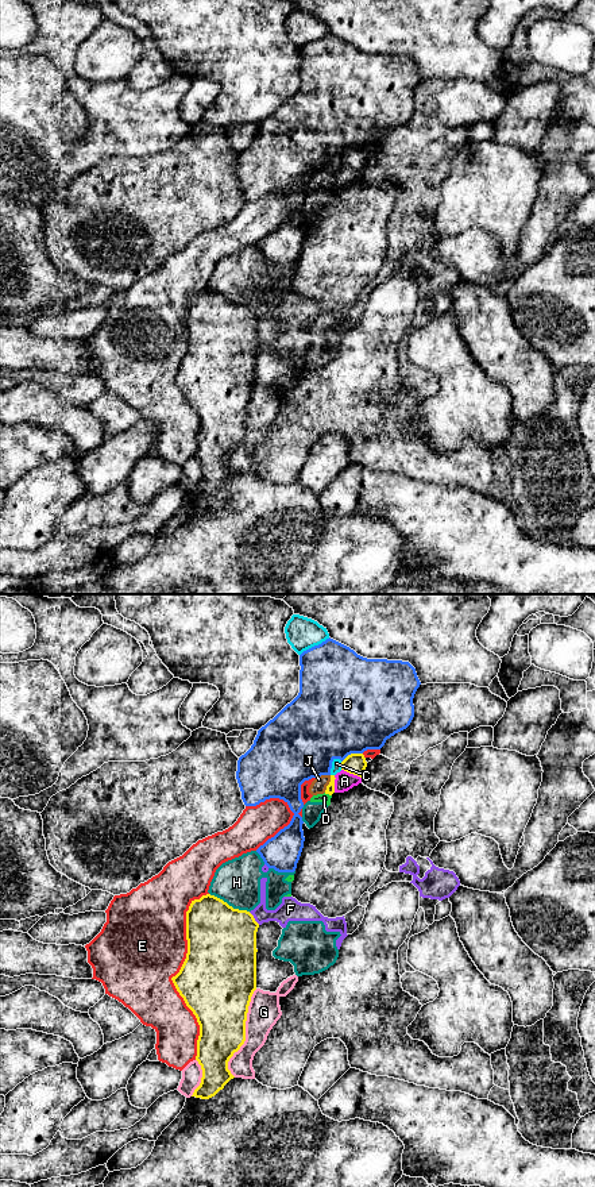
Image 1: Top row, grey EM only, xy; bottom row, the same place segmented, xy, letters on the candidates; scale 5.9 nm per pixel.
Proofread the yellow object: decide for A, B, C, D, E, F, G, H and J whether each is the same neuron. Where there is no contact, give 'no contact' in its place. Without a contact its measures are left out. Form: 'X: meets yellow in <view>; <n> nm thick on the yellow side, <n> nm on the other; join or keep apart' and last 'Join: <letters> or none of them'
A: meets yellow in xy; 130 nm thick on the yellow side, 120 nm on the other; keep apart
B: meets yellow in xy; 130 nm thick on the yellow side, 500 nm on the other; keep apart
C: meets yellow in xy; 130 nm thick on the yellow side, 60 nm on the other; keep apart
D: meets yellow in xy; 50 nm thick on the yellow side, 50 nm on the other; keep apart
E: meets yellow in xy; 460 nm thick on the yellow side, 480 nm on the other; keep apart
F: meets yellow in xy; 420 nm thick on the yellow side, 140 nm on the other; keep apart
G: meets yellow in xy; 340 nm thick on the yellow side, 190 nm on the other; keep apart
H: meets yellow in xy; 420 nm thick on the yellow side, 280 nm on the other; keep apart
J: meets yellow in xy; 50 nm thick on the yellow side, 90 nm on the other; keep apart
Join: none of them

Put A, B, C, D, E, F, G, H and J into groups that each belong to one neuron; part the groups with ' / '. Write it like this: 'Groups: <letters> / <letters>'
Groups: A / B / C / D F H / E / G / J

